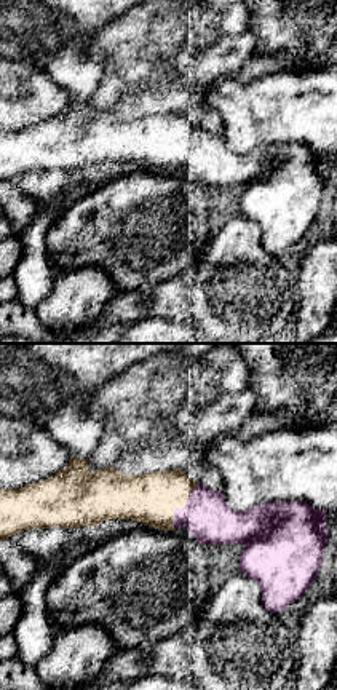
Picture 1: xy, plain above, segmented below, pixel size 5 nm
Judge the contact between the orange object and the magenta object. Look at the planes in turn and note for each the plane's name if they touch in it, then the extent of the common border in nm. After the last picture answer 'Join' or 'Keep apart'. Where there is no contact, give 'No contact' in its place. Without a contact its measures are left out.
Touches orange in xy. Shared border 260 nm

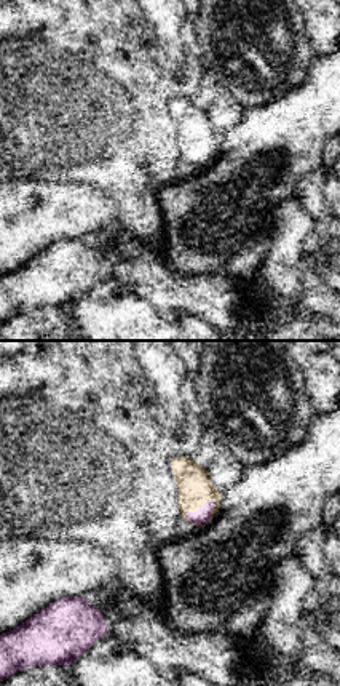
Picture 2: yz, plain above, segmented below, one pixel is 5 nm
Touches orange in yz. Shared border 180 nm

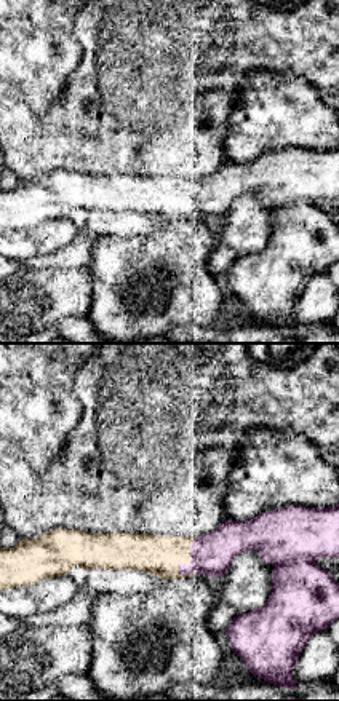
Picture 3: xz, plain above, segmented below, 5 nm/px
Touches orange in xz. Shared border 200 nm

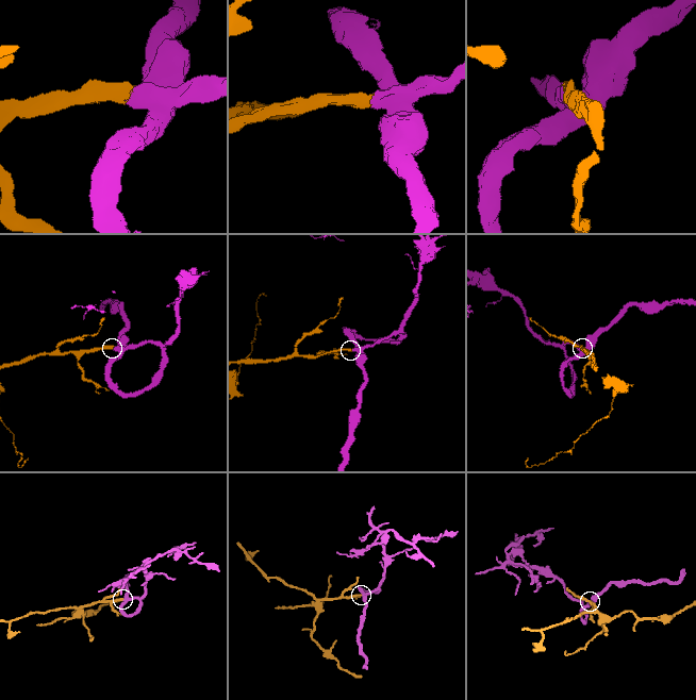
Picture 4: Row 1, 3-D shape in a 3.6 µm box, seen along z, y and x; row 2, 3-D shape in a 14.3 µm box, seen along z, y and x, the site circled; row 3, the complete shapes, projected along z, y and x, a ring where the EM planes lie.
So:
Join

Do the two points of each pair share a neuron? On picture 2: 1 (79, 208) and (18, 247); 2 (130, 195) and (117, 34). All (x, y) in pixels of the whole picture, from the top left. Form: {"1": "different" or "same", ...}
{"1": "same", "2": "same"}

